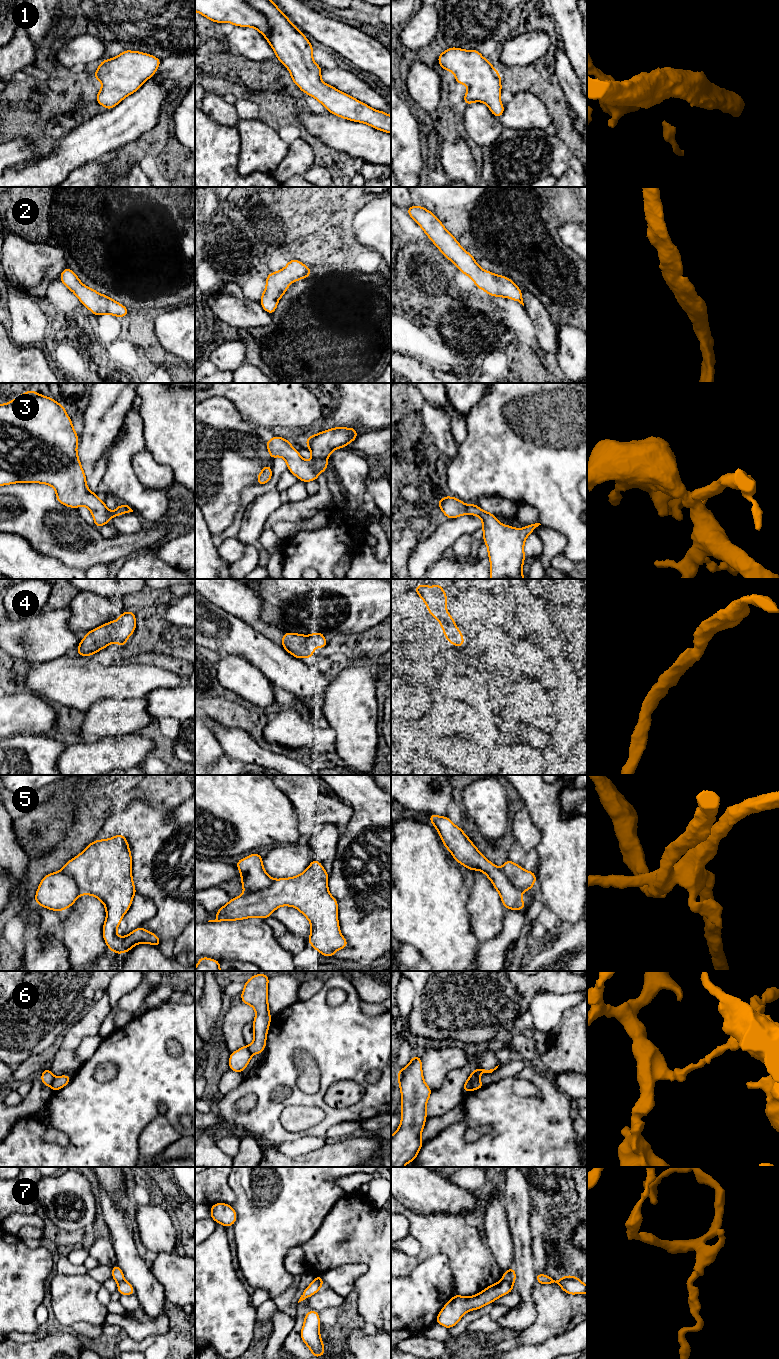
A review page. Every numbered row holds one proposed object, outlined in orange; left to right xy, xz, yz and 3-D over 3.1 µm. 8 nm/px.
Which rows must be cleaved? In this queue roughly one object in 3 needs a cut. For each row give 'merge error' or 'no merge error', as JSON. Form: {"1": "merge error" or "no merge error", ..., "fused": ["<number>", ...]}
{"1": "no merge error", "2": "no merge error", "3": "no merge error", "4": "no merge error", "5": "merge error", "6": "merge error", "7": "merge error", "fused": ["5", "6", "7"]}

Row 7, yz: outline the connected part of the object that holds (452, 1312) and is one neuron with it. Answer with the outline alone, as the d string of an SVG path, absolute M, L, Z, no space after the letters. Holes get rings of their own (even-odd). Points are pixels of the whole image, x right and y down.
M504 1280L488 1286L478 1294L470 1297L463 1297L454 1294L448 1301L440 1313L436 1317L436 1323L444 1326L447 1329L455 1326L463 1317L463 1315L472 1310L478 1310L485 1305L493 1303L499 1297L512 1292L513 1286Z

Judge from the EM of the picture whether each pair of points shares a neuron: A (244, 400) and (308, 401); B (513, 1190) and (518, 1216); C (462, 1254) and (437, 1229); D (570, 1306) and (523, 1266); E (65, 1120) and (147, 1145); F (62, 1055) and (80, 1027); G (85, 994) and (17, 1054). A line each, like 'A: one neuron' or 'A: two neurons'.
A: one neuron
B: one neuron
C: one neuron
D: two neurons
E: two neurons
F: two neurons
G: one neuron

